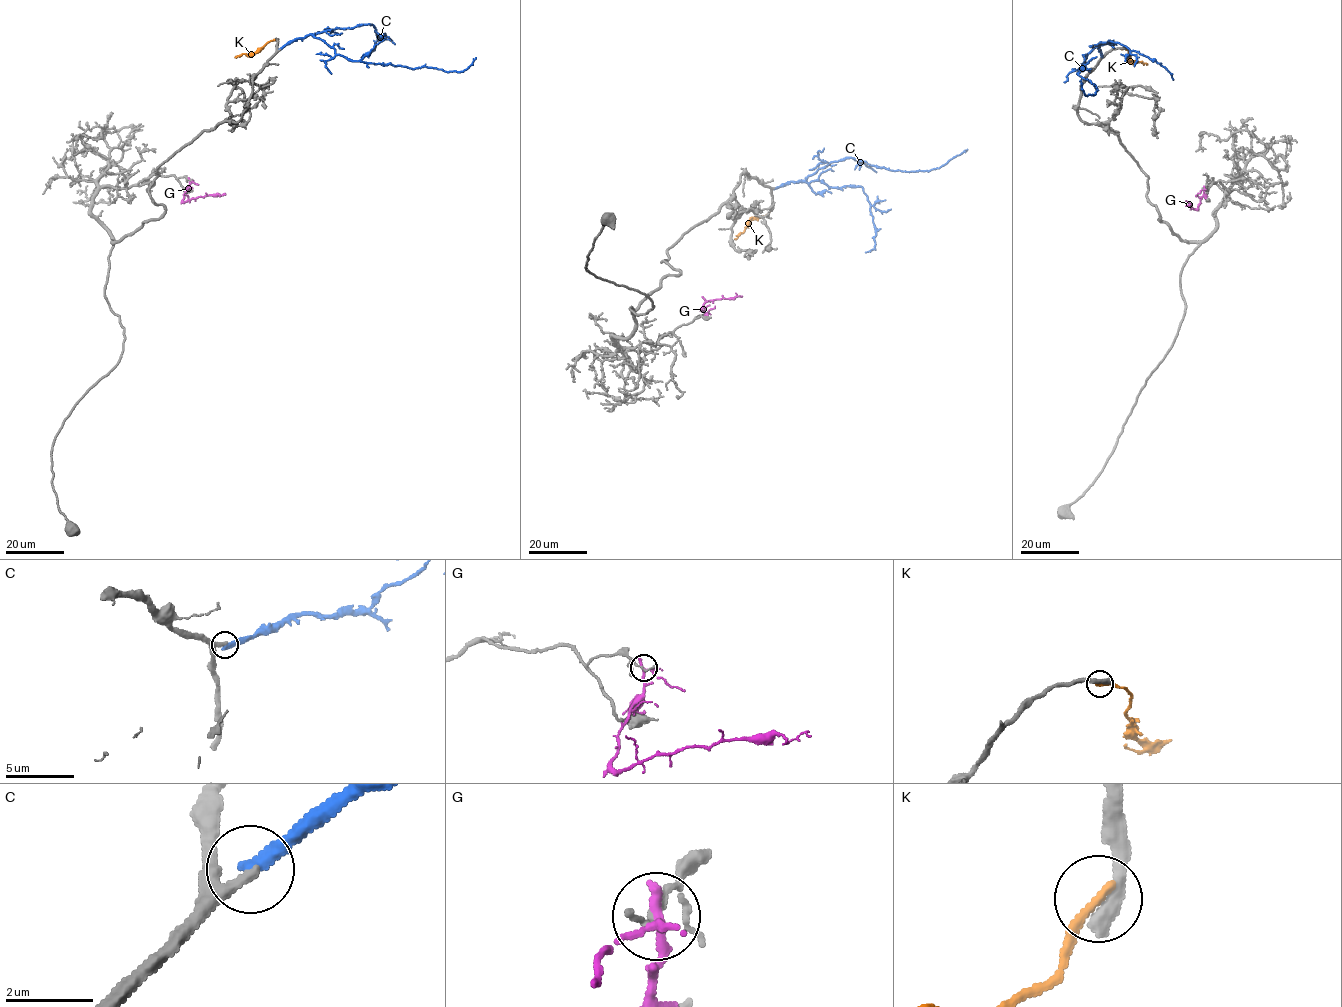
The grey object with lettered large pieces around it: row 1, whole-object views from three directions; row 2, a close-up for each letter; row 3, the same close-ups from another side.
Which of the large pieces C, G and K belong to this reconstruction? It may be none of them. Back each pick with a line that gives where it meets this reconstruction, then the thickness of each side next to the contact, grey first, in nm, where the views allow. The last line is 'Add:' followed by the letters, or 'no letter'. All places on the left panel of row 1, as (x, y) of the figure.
Add: no letter

